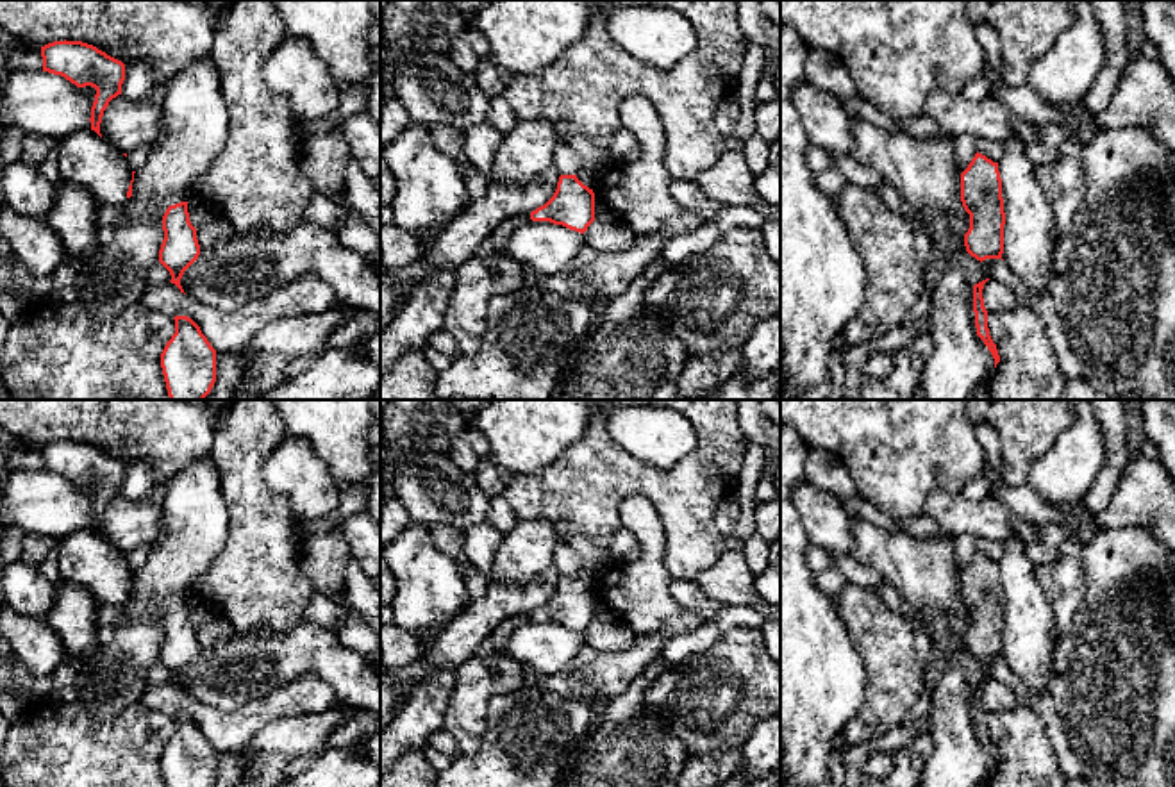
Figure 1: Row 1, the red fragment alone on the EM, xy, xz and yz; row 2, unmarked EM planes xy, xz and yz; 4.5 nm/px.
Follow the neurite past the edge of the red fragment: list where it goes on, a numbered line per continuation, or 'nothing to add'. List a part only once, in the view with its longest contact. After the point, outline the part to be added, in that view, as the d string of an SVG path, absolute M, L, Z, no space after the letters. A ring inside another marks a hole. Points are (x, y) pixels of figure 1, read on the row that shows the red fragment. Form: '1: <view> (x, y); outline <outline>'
nothing to add

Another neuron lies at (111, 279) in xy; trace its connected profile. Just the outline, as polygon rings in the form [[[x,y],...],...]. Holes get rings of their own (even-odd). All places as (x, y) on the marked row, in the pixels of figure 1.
[[[209,55],[193,61],[168,82],[161,109],[164,136],[150,146],[146,164],[134,173],[132,196],[127,198],[112,243],[86,252],[77,273],[77,300],[95,319],[116,319],[127,307],[141,303],[148,286],[146,273],[159,262],[166,209],[189,200],[195,178],[227,143],[230,118],[218,70]]]

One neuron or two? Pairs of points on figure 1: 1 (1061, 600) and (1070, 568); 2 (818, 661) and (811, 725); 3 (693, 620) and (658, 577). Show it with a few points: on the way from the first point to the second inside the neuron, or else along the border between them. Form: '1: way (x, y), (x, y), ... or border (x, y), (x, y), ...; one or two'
1: way (1063, 593), (1065, 575); one
2: way (811, 677), (811, 709); one
3: way (681, 618), (658, 595), (658, 589); one

